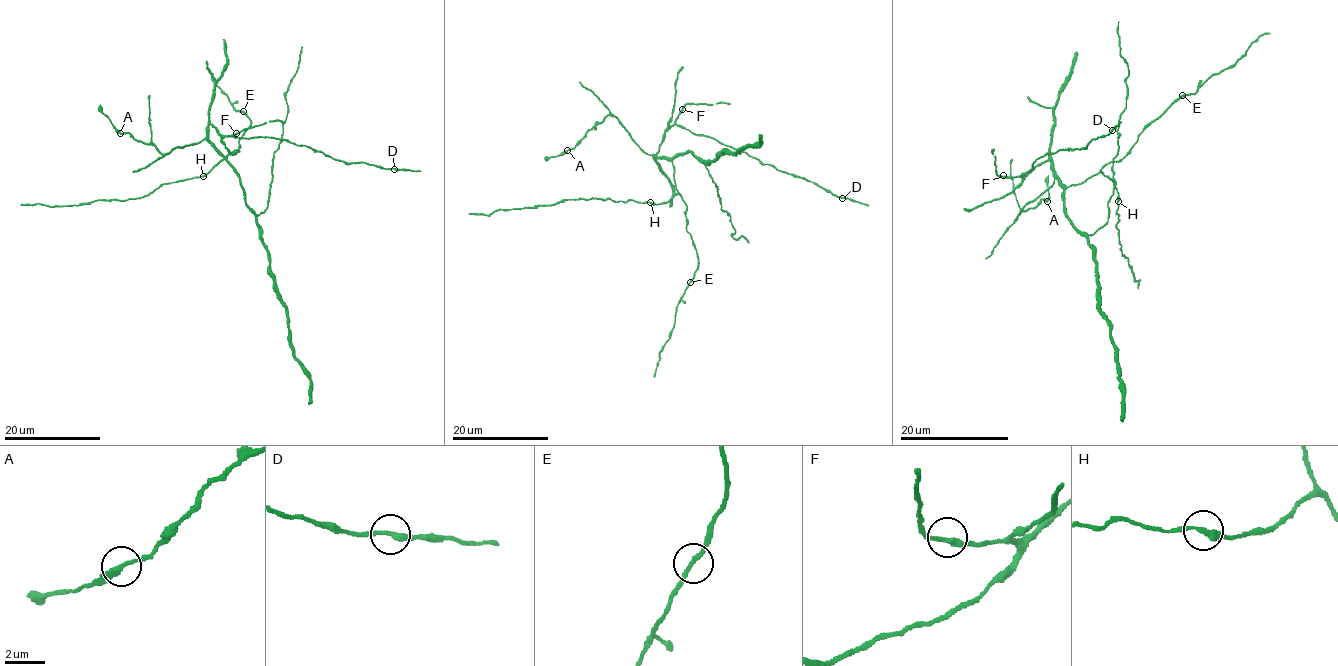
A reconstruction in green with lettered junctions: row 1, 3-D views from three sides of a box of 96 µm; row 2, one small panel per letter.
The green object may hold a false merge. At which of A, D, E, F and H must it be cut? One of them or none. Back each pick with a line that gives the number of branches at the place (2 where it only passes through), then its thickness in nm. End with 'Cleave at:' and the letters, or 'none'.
Cleave at: none

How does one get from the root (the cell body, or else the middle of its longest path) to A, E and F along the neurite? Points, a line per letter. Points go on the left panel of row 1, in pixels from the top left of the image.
A: (218, 150), (202, 140), (162, 154), (153, 145), (120, 133)
E: (218, 150), (227, 158), (228, 154), (238, 152), (238, 139), (250, 125), (250, 118), (243, 111)
F: (218, 150), (209, 139), (209, 124), (222, 135), (236, 133)

